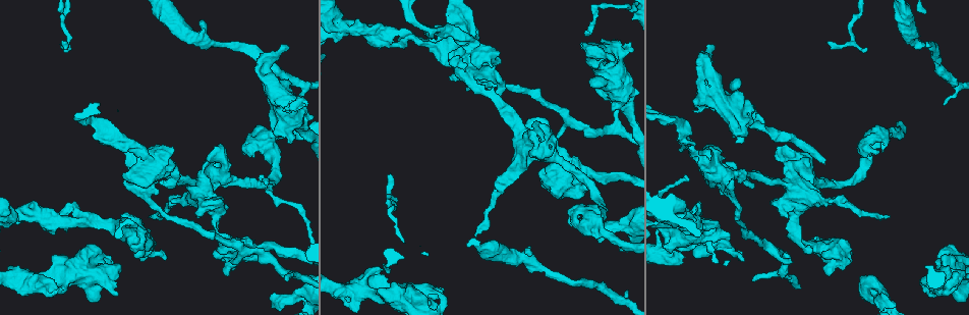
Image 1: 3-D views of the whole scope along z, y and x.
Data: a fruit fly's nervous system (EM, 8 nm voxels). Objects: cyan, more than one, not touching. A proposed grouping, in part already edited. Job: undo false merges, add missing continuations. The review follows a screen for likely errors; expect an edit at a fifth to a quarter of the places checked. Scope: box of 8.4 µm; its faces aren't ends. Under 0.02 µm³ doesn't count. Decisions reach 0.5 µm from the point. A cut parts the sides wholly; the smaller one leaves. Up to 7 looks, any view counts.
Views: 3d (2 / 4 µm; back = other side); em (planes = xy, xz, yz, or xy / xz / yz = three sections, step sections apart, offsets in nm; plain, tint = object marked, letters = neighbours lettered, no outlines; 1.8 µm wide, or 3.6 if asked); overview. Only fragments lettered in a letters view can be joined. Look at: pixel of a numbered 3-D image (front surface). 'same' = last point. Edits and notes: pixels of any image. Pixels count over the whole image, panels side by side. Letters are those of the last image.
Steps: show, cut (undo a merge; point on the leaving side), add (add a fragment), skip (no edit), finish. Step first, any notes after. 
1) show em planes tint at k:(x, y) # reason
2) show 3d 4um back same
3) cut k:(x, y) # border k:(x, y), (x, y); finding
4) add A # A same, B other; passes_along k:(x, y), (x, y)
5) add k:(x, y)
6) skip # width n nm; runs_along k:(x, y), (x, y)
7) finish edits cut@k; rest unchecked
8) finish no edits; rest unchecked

show 3d 2um at 1:(346, 30) # three-way junction

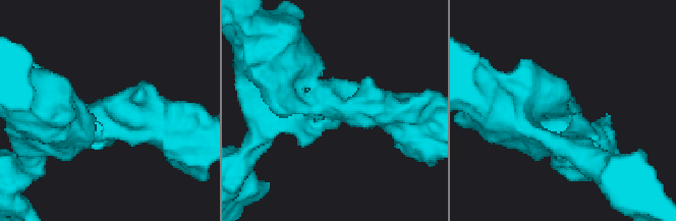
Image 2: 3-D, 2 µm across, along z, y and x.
show em planes letters at 2:(563, 117) # arms 3; arm_widths 200, 300, 320 nm

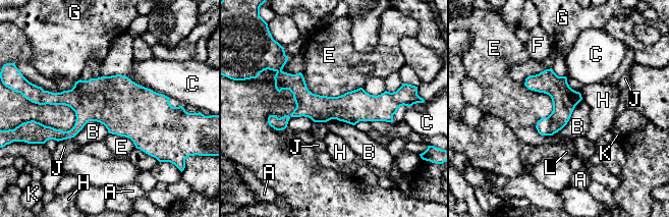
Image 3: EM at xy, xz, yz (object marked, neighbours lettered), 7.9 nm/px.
skip # A other, B other, C other, E other, F other, G other, H other, J other, K other, L other; runs_along 3:(395, 101), (274, 117); one neuron here

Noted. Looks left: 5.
show 3d 2um back at 1:(472, 80) # small branch off a trunk

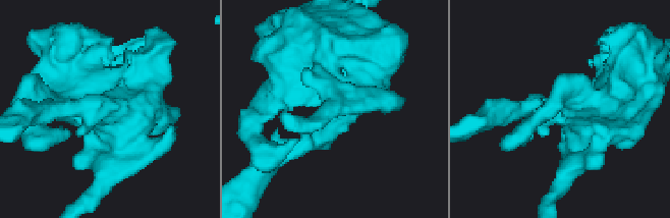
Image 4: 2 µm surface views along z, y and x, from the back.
show em 3.6um planes letters at 4:(565, 117) # now the EM

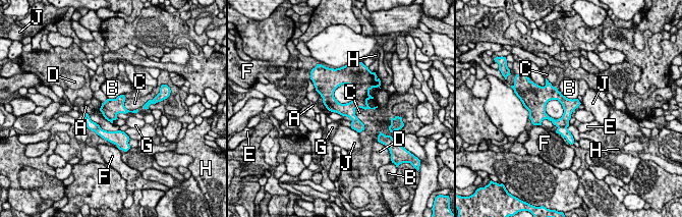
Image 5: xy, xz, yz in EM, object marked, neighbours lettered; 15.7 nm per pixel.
cut 5:(564, 131) # width 220 nm; A other, B other, C other, D other, E other, F other, G other, H other, J other; border 5:(566, 126), (558, 127); two neurons meet here

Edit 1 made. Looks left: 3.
show 3d 4um at 1:(213, 177) # four or more arms meet

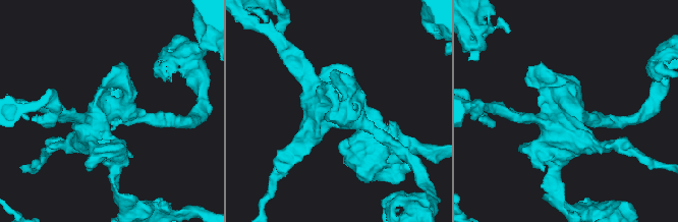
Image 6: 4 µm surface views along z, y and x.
show em 3.6um planes tint at 6:(568, 112) # shape alone is not enough

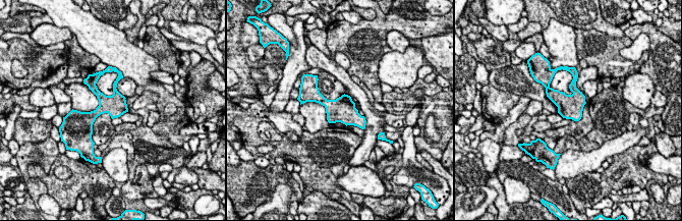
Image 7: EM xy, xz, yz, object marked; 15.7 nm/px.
show em 3.6um planes letters same # what lies round it

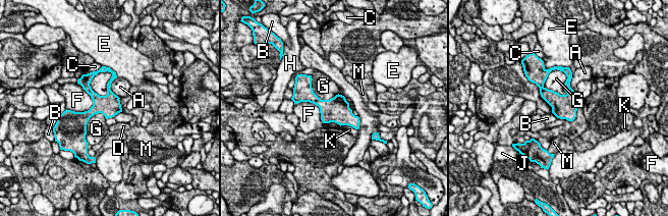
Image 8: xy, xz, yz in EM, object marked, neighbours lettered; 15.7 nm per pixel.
skip # longest_contact A 500 nm; A other, B other, C other, D other, E other, F other, G other, H other, J other, K other, M other; border 8:(564, 72), (565, 94), (543, 87); one neuron here

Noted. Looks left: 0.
finish edits cut@5; rest unchecked

